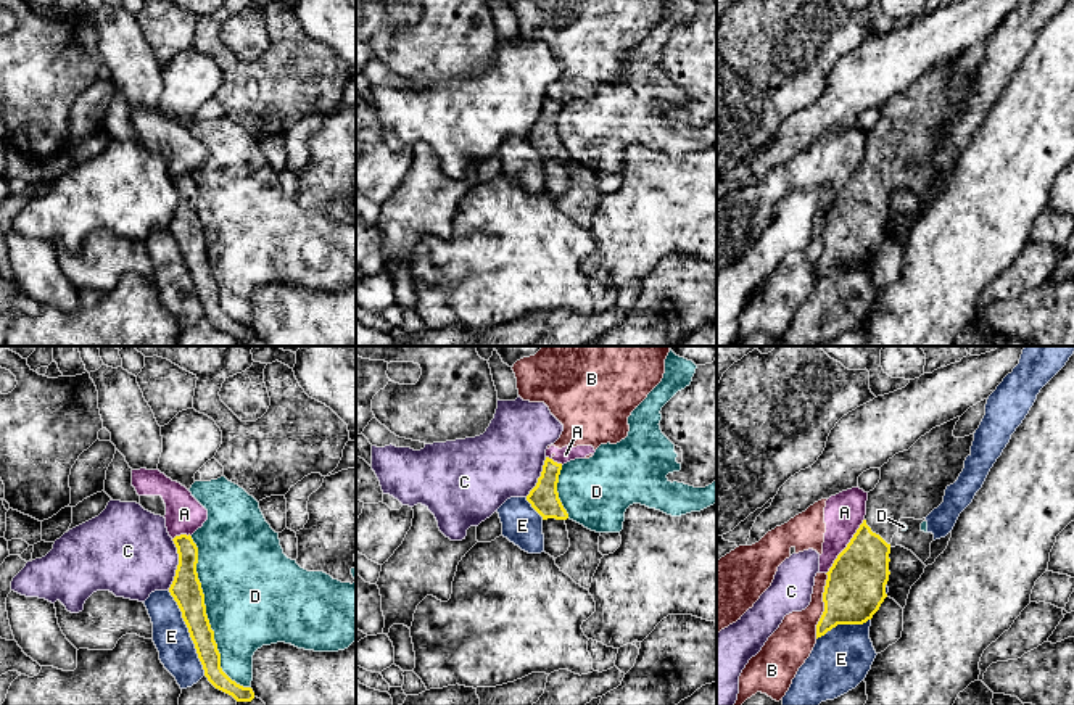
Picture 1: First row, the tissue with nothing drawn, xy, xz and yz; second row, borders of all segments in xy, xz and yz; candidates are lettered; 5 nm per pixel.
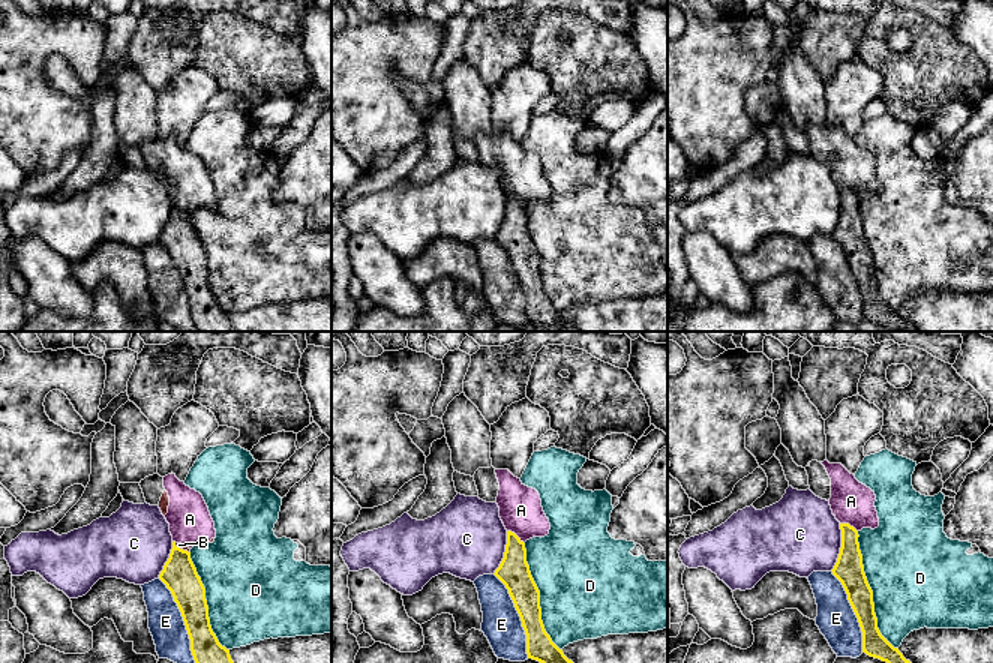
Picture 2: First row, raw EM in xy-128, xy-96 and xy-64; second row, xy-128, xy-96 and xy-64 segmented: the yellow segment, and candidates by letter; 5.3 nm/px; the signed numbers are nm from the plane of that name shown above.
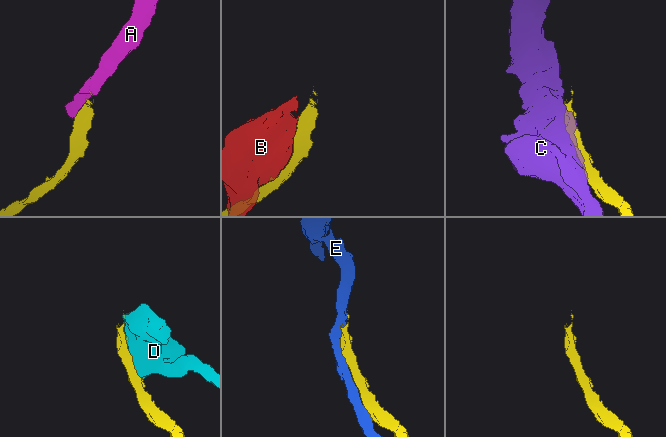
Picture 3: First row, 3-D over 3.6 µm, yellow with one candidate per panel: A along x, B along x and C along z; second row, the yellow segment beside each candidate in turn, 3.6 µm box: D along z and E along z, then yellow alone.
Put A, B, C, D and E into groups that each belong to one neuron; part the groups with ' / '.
A B / C / D / E

